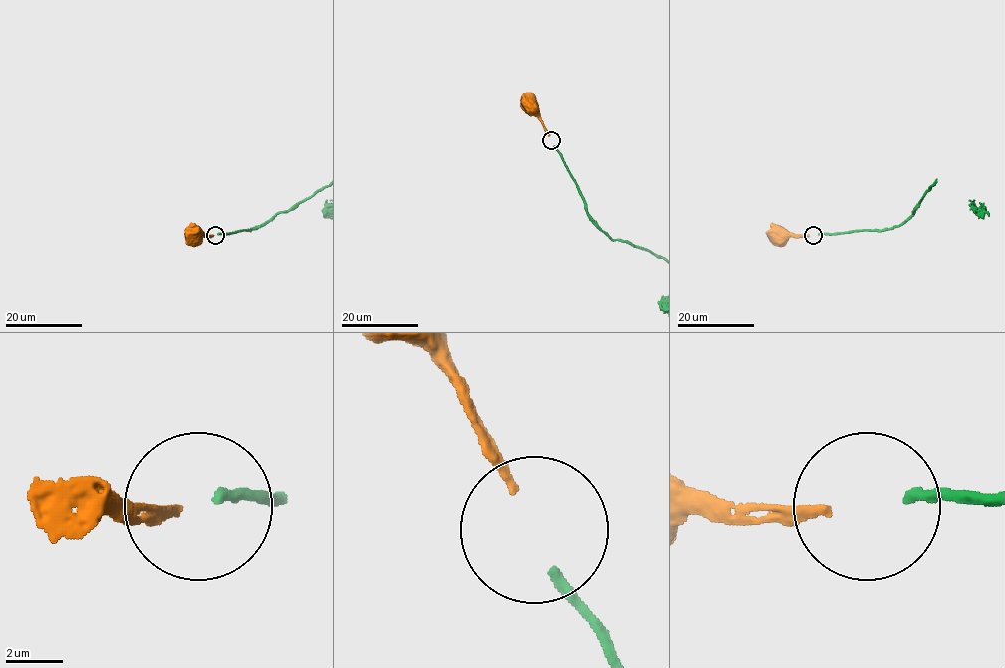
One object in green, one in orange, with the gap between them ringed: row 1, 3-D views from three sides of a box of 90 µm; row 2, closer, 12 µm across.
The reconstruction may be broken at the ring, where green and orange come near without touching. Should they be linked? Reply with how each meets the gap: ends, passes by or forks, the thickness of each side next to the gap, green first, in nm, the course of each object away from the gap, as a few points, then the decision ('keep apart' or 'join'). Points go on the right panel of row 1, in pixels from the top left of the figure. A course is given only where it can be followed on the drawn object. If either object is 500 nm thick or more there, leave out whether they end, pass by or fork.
green ends there; orange ends there; 360 nm thick on the green side, 320 nm on the other; orange runs (809, 235), (777, 233); join

